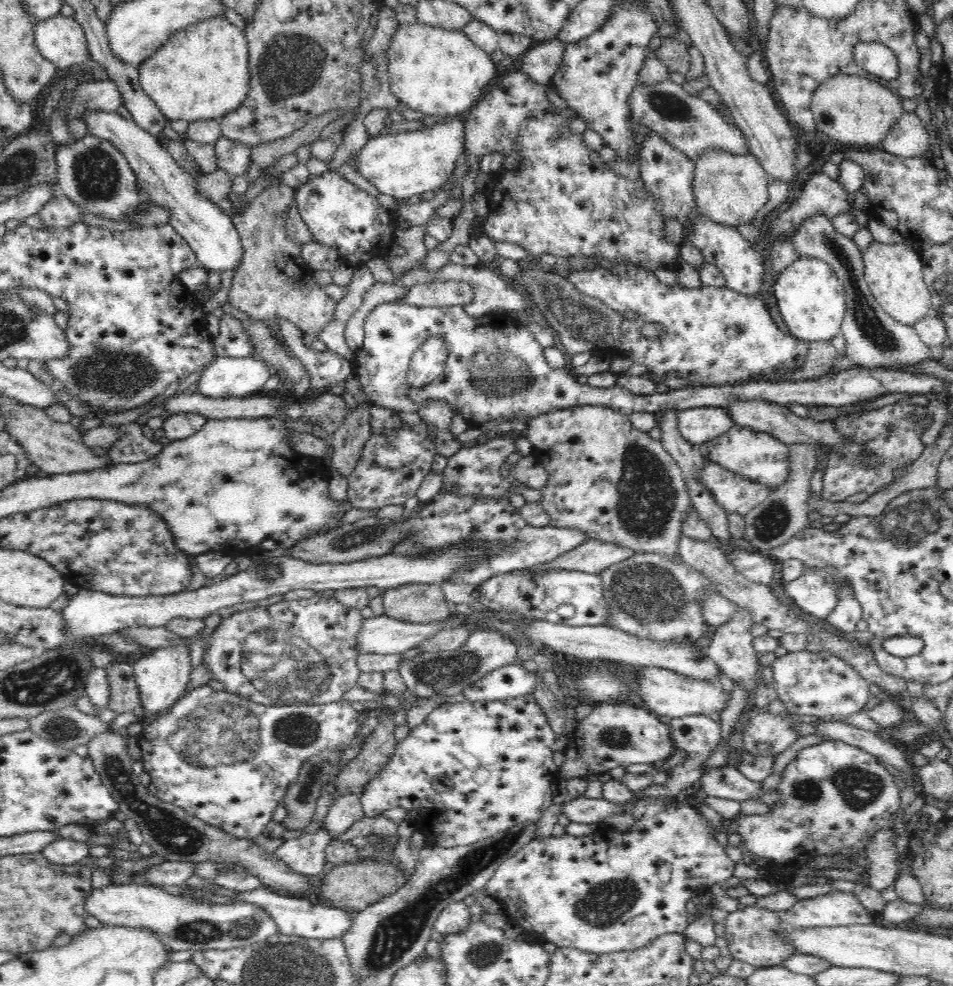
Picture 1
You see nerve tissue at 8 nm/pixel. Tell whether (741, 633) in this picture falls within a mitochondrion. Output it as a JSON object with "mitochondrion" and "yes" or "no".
{"mitochondrion":"no"}

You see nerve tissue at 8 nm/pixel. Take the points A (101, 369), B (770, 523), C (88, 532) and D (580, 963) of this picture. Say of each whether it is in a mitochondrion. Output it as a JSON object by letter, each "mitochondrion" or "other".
{"A":"mitochondrion","B":"mitochondrion","C":"other","D":"other"}

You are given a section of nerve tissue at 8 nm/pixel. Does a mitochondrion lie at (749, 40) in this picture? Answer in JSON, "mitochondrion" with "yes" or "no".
{"mitochondrion":"no"}

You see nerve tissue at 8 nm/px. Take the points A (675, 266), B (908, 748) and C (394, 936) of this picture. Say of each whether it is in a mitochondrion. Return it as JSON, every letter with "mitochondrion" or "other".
{"A":"other","B":"other","C":"mitochondrion"}

